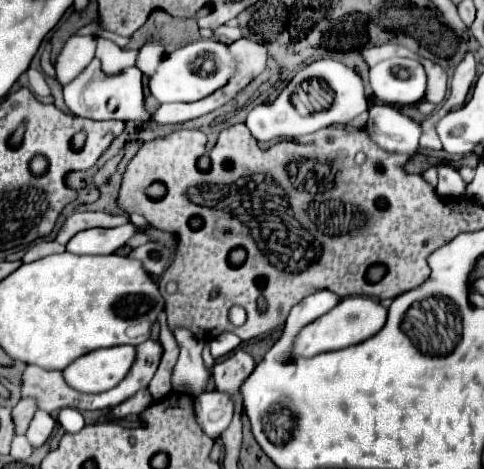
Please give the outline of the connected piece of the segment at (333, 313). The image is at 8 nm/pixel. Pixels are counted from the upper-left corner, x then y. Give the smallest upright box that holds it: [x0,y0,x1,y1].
[292,296,386,358]

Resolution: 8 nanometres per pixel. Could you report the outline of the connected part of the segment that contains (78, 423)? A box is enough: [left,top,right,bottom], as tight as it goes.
[58,408,84,434]

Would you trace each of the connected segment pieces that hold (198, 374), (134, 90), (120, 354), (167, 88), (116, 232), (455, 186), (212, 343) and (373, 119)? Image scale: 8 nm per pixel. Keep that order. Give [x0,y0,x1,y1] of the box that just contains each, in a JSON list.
[[172,328,212,396],[64,58,146,120],[62,346,134,394],[150,40,234,102],[66,224,138,254],[436,162,466,196],[208,332,242,360],[366,104,420,158]]

